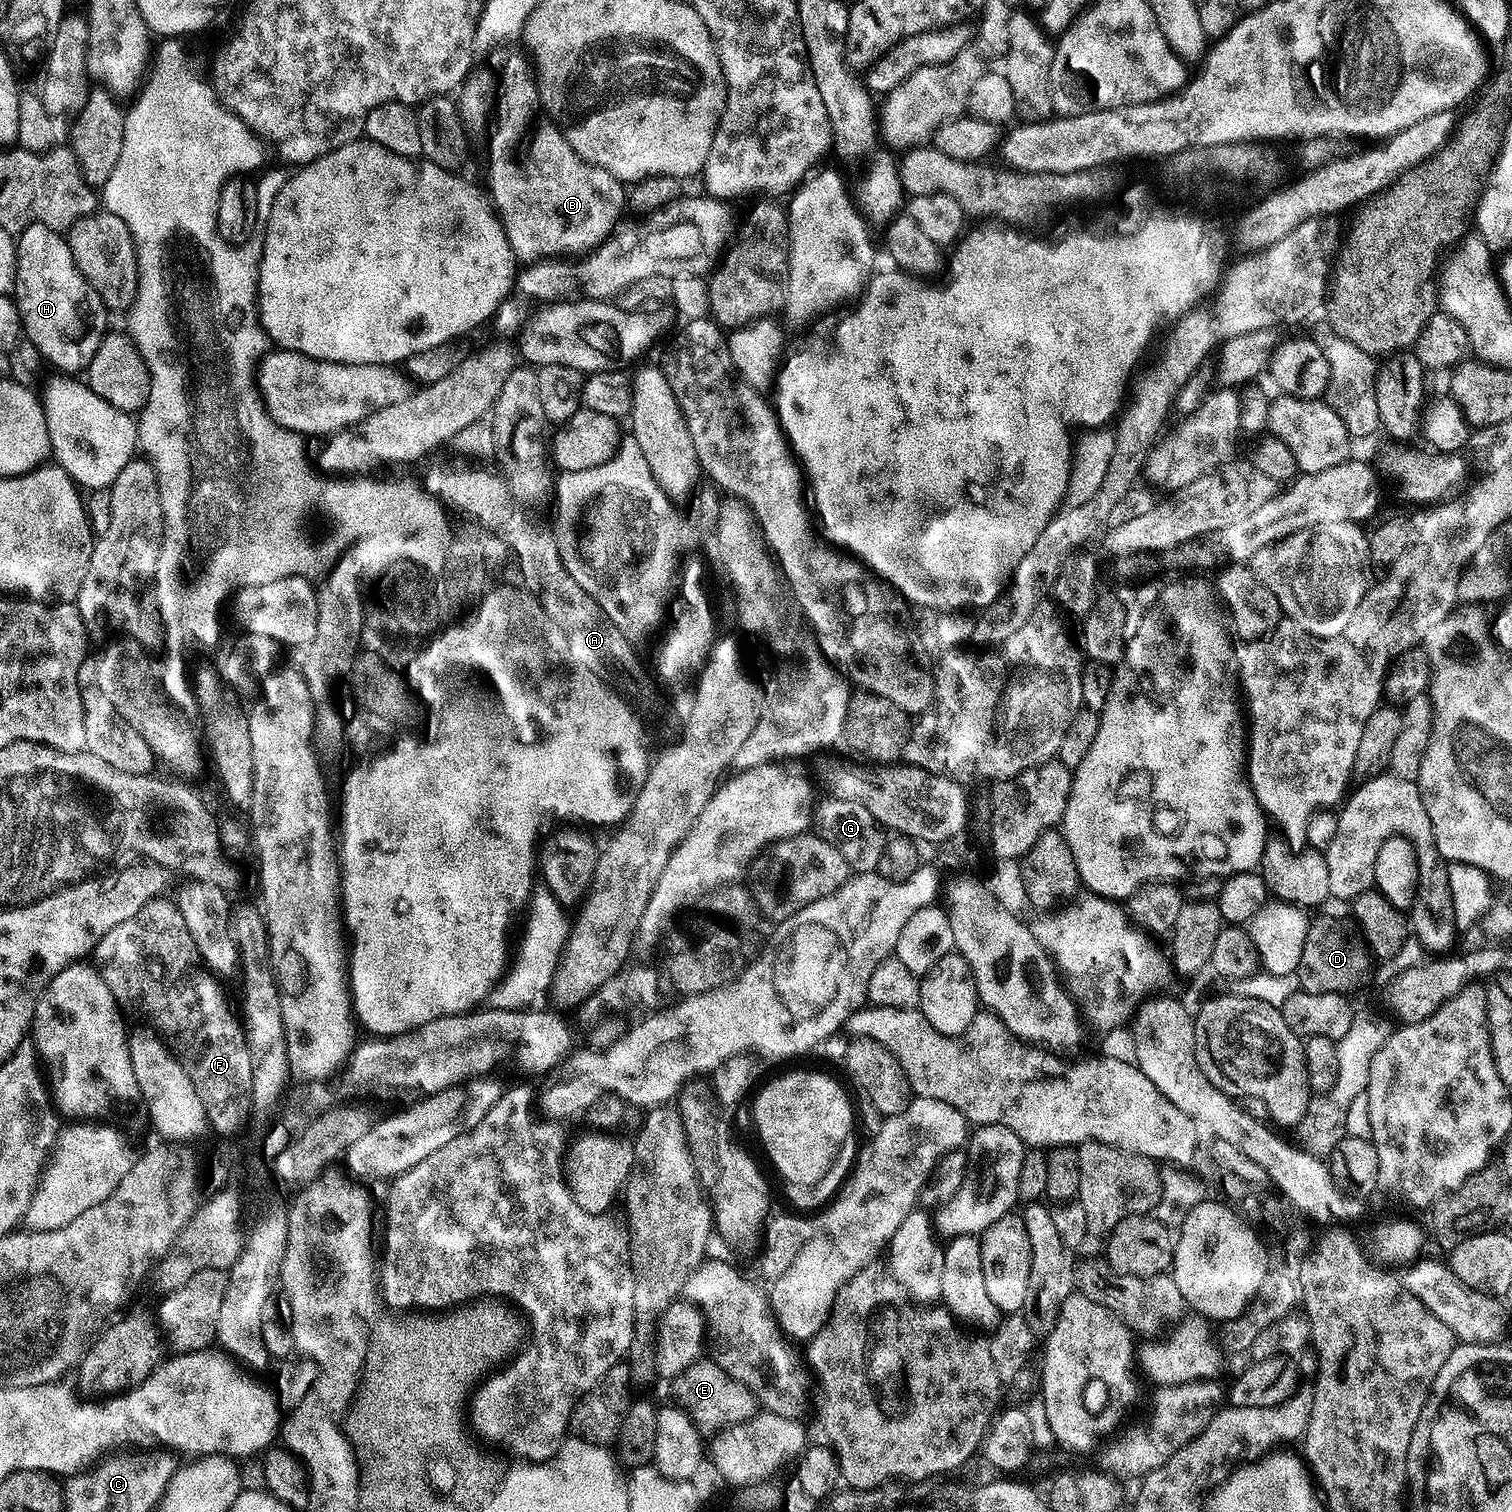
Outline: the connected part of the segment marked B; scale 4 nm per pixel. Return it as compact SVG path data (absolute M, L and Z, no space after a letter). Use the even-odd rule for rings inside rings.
M512 56L509 58L508 61L504 64L504 74L499 76L498 78L498 100L500 96L500 102L497 104L495 103L494 106L494 116L496 112L497 120L496 120L496 130L492 134L492 146L490 148L490 152L488 154L488 160L490 162L488 168L488 188L490 191L492 191L492 196L490 195L491 203L494 205L494 211L497 216L500 217L500 225L506 230L506 238L510 242L510 246L512 247L513 254L516 256L517 261L520 262L540 262L543 261L545 258L576 258L579 257L581 254L587 254L592 251L593 248L597 248L599 244L602 244L604 242L604 239L607 238L607 236L612 235L614 229L621 223L620 215L623 214L623 212L626 212L626 188L621 181L615 180L613 176L610 175L609 172L606 172L602 170L601 168L595 168L592 164L585 164L581 161L580 156L574 154L572 147L569 146L564 140L564 136L561 135L559 131L554 126L547 126L548 128L535 128L534 125L532 125L532 115L535 114L535 112L538 112L538 97L536 95L536 86L534 83L534 76L531 72L529 63L524 59L524 61L518 57L518 56Z

